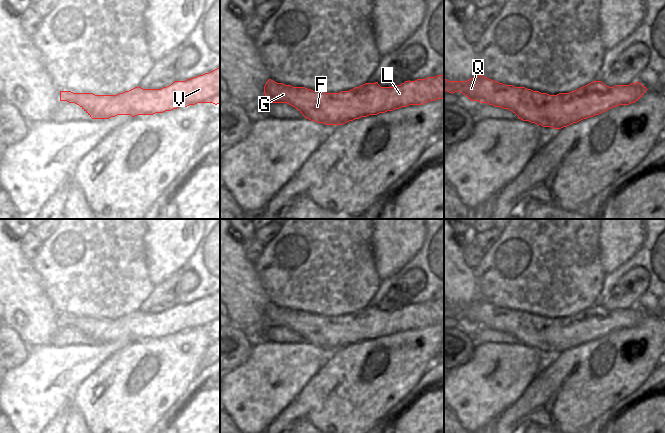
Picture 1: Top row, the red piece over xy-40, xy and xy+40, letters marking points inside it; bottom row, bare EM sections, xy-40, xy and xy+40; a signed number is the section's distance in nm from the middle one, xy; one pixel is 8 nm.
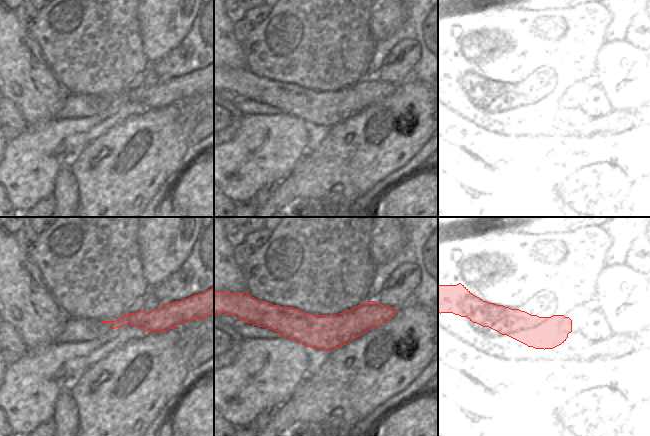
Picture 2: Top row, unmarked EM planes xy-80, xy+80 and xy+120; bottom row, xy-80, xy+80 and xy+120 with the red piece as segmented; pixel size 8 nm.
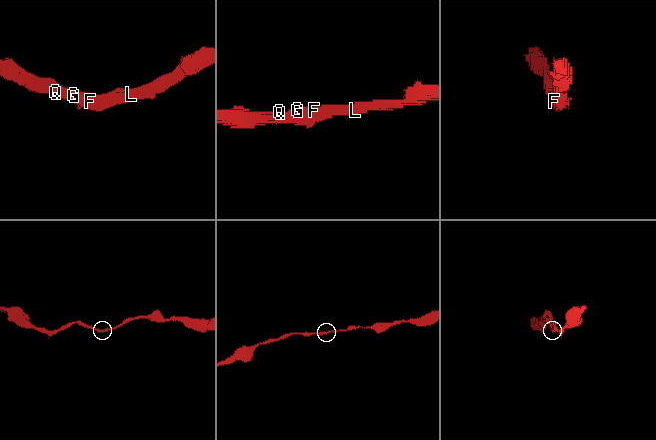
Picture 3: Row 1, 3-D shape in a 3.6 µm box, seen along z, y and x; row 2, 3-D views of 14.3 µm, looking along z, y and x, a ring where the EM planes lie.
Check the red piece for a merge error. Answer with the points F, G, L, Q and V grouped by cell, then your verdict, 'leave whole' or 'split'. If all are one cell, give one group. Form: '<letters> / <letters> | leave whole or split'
F G L Q V | leave whole

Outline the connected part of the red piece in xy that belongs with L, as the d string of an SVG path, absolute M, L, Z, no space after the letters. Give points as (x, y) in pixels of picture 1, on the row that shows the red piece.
M444 74L405 81L395 87L365 83L339 93L313 91L269 79L264 94L266 103L287 103L311 121L338 126L361 117L444 99Z

